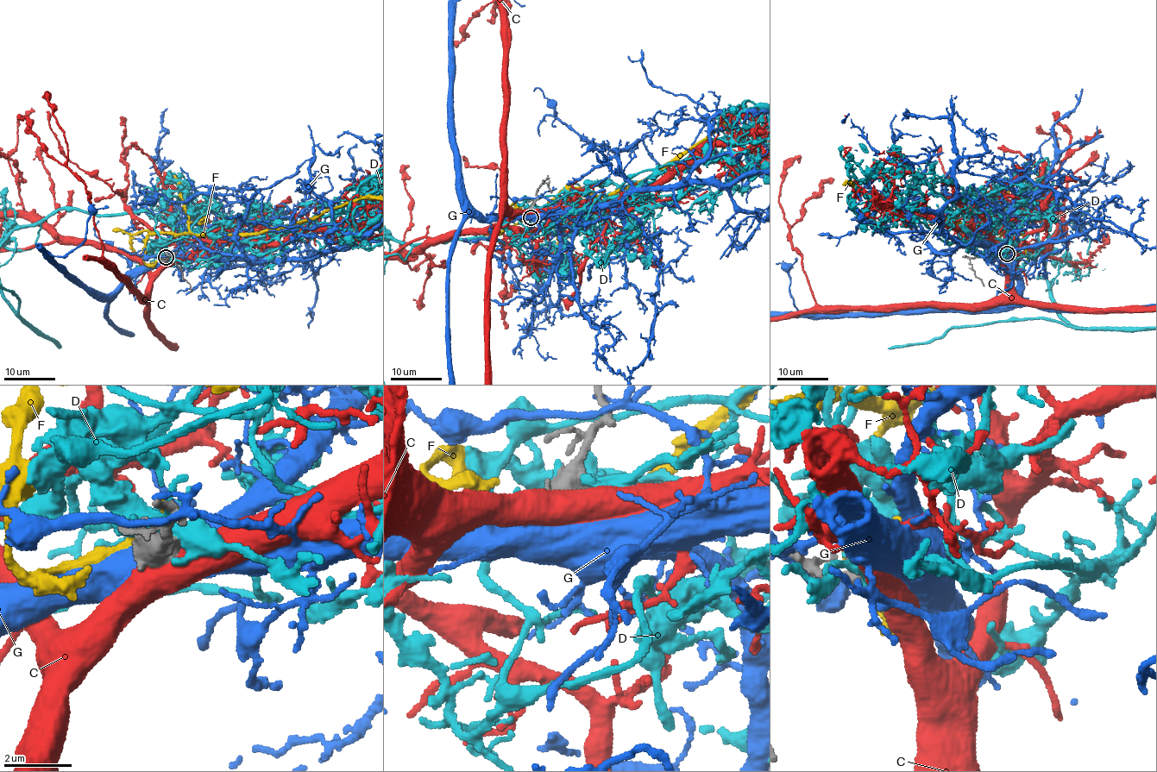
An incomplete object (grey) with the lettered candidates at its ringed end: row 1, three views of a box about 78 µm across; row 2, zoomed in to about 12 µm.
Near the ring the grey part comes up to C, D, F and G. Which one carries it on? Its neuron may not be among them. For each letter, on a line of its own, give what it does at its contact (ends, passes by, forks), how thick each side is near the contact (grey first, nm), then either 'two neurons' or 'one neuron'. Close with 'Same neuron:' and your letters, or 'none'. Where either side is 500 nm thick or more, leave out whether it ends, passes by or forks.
C: 600 nm thick on the grey side, 550 nm on the other; two neurons
D: it forks there; 360 nm thick on the grey side, 440 nm on the other; two neurons
F: it ends there; 200 nm thick on the grey side, 420 nm on the other; two neurons
G: 480 nm thick on the grey side, 750 nm on the other; two neurons
Same neuron: none

